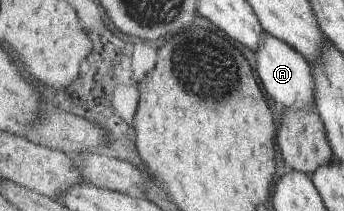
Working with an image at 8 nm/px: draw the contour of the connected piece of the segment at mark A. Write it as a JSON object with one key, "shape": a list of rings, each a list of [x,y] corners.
{"shape":[[[264,29],[262,42],[255,53],[257,62],[257,74],[260,76],[262,86],[266,94],[286,108],[296,110],[310,110],[316,102],[316,90],[314,90],[314,75],[312,74],[311,63],[298,50],[294,50],[286,40],[280,40]]]}

